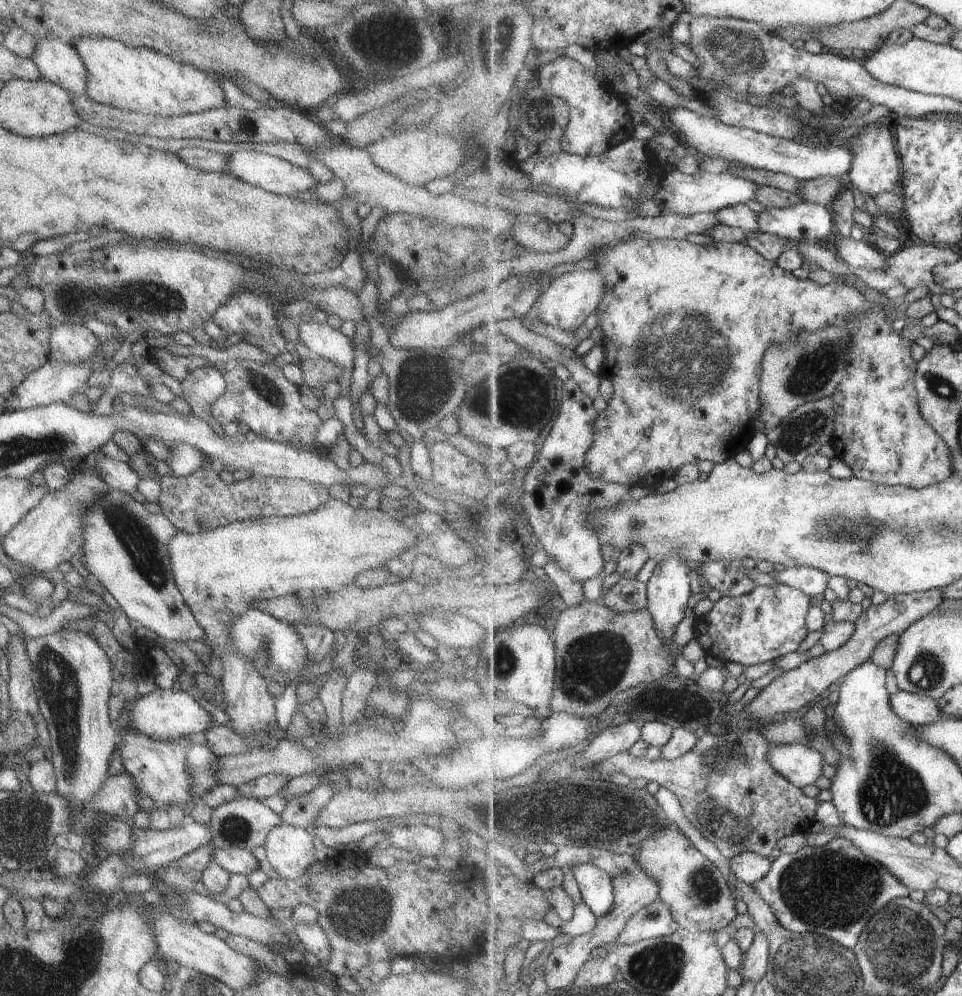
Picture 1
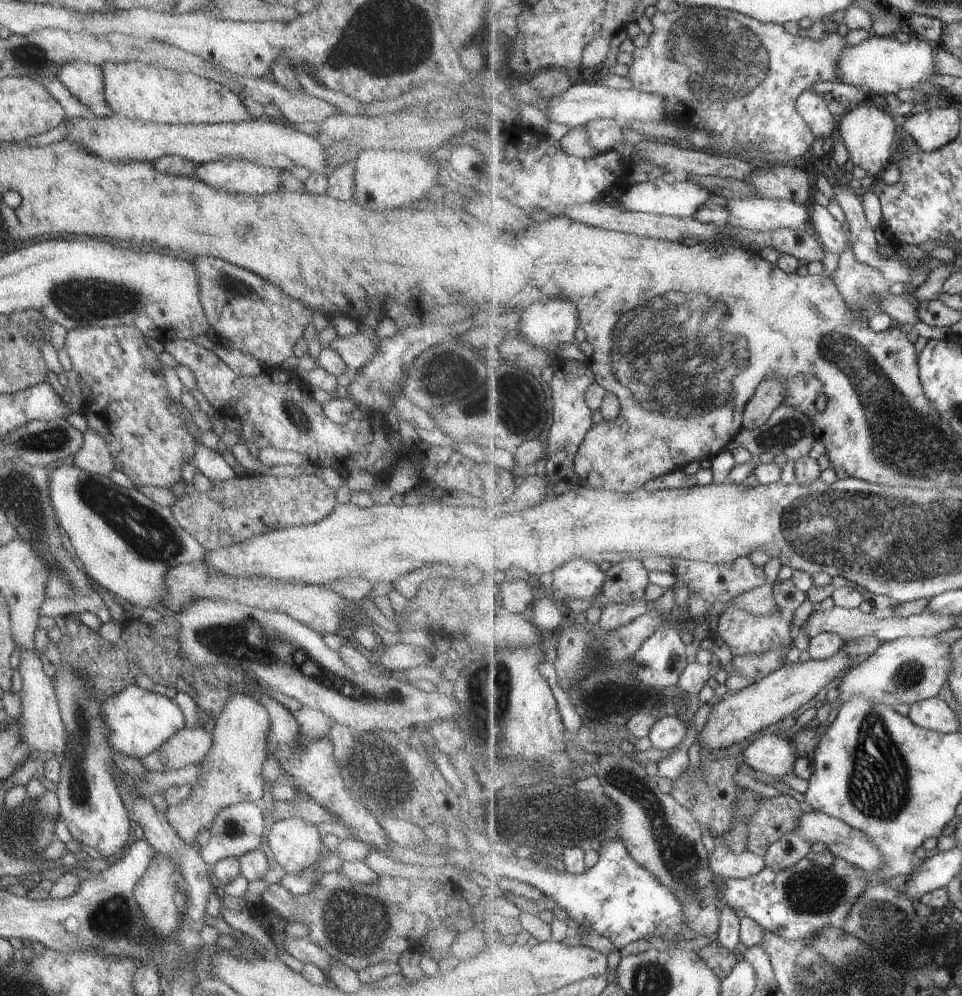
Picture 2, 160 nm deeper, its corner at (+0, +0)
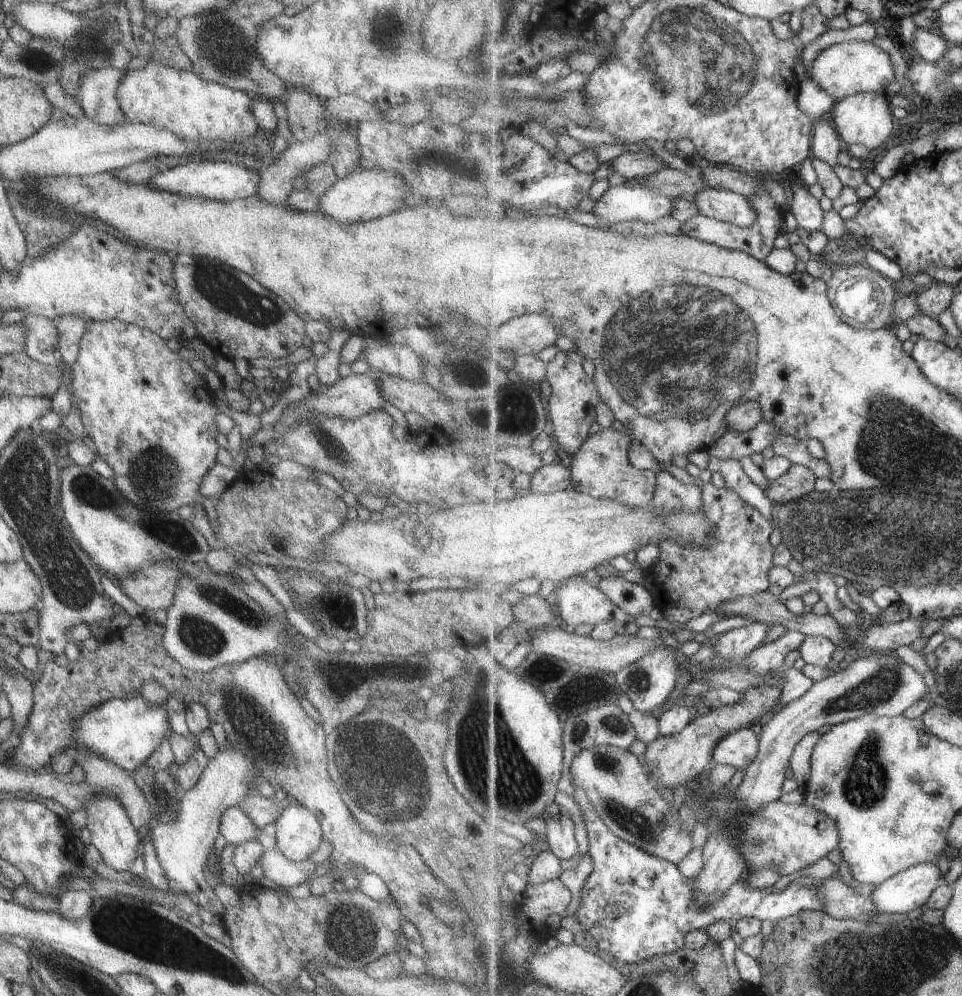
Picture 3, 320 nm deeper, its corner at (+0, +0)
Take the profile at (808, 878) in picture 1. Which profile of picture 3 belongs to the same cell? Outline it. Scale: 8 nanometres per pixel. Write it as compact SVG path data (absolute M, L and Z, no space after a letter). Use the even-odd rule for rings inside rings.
M575 786L574 798L585 814L589 852L595 862L594 872L581 888L581 900L575 915L582 929L594 938L596 946L612 954L623 968L683 949L683 938L687 933L695 929L705 931L721 919L730 922L743 917L757 917L769 919L775 925L803 910L827 910L817 890L809 890L796 881L776 894L771 887L761 890L751 886L746 876L737 880L723 896L717 900L711 898L705 904L705 894L703 898L697 898L701 896L695 888L697 878L689 878L673 862L661 860L659 856L617 838L601 820L583 788Z

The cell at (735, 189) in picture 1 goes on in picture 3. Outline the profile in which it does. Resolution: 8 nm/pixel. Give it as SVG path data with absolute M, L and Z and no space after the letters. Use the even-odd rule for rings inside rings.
M627 184L610 186L594 203L591 213L603 228L625 221L653 222L670 215L674 209L674 198Z

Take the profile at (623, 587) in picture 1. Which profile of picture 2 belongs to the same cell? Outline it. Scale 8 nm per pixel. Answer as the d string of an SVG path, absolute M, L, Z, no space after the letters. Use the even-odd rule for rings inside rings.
M606 601L606 604L607 606L601 611L601 617L597 624L608 631L621 628L649 612L647 601L631 601L625 604Z

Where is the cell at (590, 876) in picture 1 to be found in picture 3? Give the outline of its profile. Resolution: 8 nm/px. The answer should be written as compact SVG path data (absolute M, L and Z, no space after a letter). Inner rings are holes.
M557 812L547 818L547 838L551 851L561 860L573 860L579 852L579 842L575 838L575 820L568 812Z

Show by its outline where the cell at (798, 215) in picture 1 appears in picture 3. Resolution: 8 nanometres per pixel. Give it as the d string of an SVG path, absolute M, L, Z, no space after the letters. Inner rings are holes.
M707 187L694 201L701 215L740 227L749 227L757 218L756 210L744 195Z

